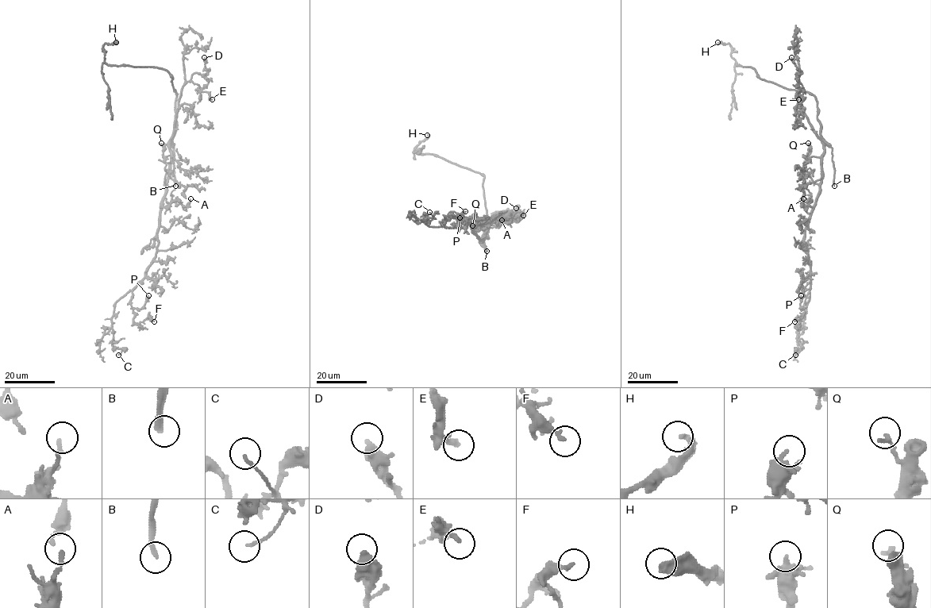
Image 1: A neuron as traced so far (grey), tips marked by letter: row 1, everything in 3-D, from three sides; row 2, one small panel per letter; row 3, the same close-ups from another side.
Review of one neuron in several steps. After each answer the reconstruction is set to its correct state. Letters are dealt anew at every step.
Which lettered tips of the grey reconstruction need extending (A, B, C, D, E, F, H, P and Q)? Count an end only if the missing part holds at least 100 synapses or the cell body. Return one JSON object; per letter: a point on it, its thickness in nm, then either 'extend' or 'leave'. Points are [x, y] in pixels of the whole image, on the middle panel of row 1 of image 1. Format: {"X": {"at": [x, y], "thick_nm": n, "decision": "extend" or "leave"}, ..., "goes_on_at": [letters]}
{"A": {"at": [502, 220], "thick_nm": 170, "decision": "leave"}, "B": {"at": [486, 251], "thick_nm": 240, "decision": "extend"}, "C": {"at": [429, 212], "thick_nm": 130, "decision": "leave"}, "D": {"at": [516, 208], "thick_nm": 550, "decision": "leave"}, "E": {"at": [523, 215], "thick_nm": 240, "decision": "leave"}, "F": {"at": [465, 211], "thick_nm": 200, "decision": "leave"}, "H": {"at": [427, 135], "thick_nm": 340, "decision": "leave"}, "P": {"at": [459, 217], "thick_nm": 240, "decision": "leave"}, "Q": {"at": [472, 225], "thick_nm": 220, "decision": "leave"}, "goes_on_at": ["B"]}

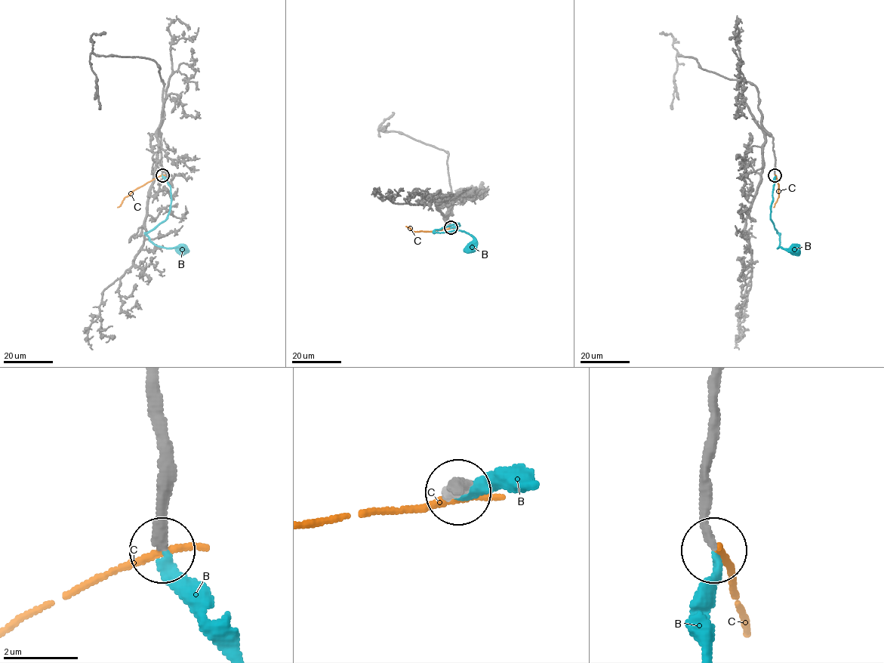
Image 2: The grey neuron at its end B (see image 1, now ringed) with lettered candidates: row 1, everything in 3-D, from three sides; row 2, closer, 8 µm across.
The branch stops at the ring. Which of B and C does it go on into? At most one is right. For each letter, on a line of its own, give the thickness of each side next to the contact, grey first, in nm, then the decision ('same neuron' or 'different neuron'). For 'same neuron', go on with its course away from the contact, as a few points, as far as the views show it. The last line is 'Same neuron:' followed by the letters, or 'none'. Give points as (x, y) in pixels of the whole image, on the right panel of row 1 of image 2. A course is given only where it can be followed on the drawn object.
B: 260/240 nm | same neuron | via (774, 174), (771, 219), (778, 235), (777, 248), (795, 249)
C: 260/240 nm | different neuron
Same neuron: B

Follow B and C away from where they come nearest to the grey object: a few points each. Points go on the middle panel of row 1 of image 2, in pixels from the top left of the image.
B: (451, 227), (459, 225), (454, 223), (434, 231), (456, 230), (468, 232), (473, 238), (470, 248)
C: (451, 228), (414, 231), (405, 226)

